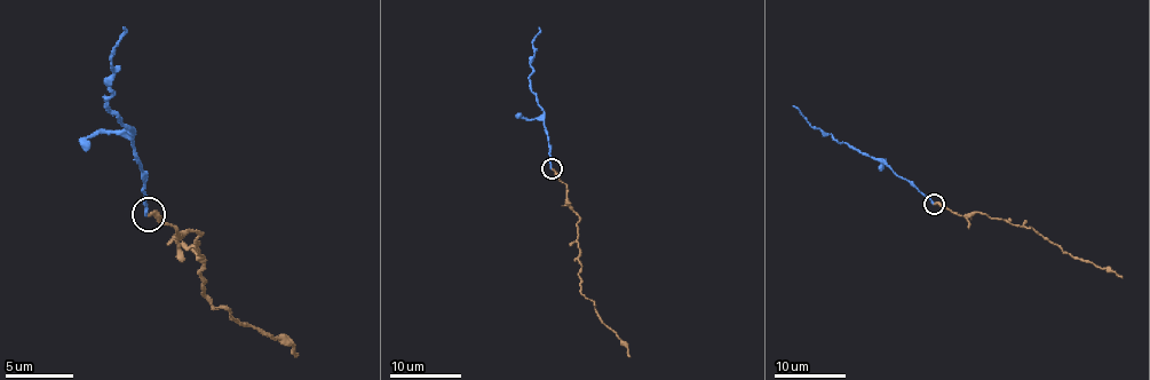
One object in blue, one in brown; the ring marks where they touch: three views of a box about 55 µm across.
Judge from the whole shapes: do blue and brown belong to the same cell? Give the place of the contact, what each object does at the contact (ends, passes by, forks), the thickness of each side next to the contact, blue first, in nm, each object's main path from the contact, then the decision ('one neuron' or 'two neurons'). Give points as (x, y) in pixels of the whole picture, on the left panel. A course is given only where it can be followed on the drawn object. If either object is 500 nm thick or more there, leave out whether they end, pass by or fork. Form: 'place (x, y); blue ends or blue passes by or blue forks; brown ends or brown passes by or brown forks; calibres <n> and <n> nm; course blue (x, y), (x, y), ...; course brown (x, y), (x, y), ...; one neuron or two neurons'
place (149, 214); blue ends; brown ends; calibres 180 and 240 nm; course blue (145, 213), (145, 179), (133, 132), (105, 97), (112, 94), (112, 47), (126, 33), (123, 26); course brown (149, 213), (176, 230), (176, 237), (200, 234), (204, 294), (235, 318), (282, 335), (299, 356); two neurons

